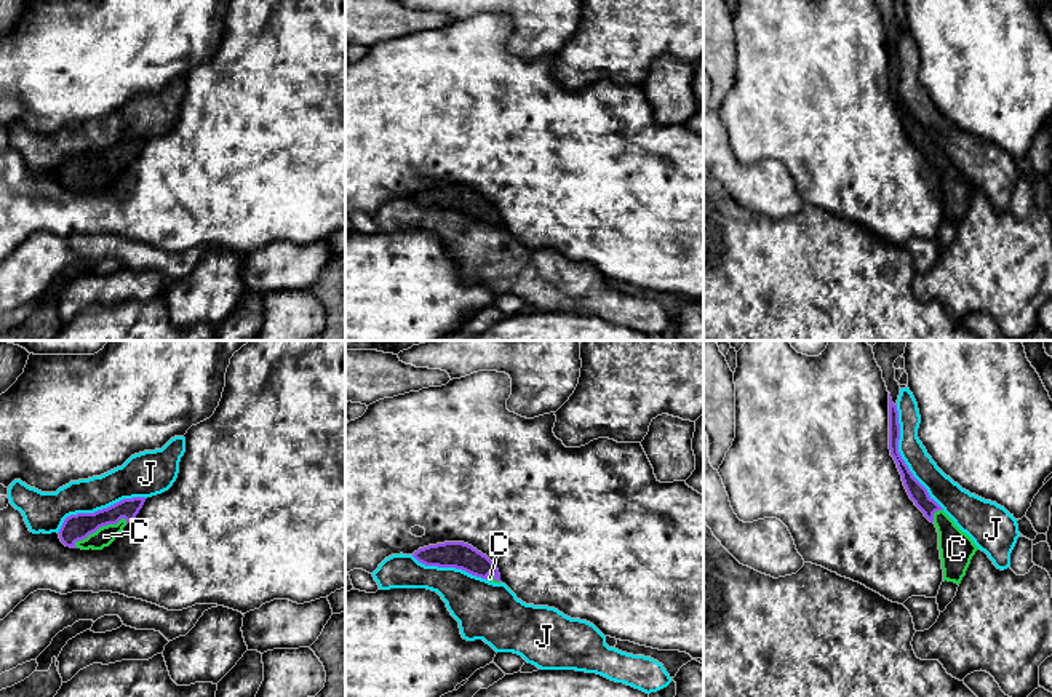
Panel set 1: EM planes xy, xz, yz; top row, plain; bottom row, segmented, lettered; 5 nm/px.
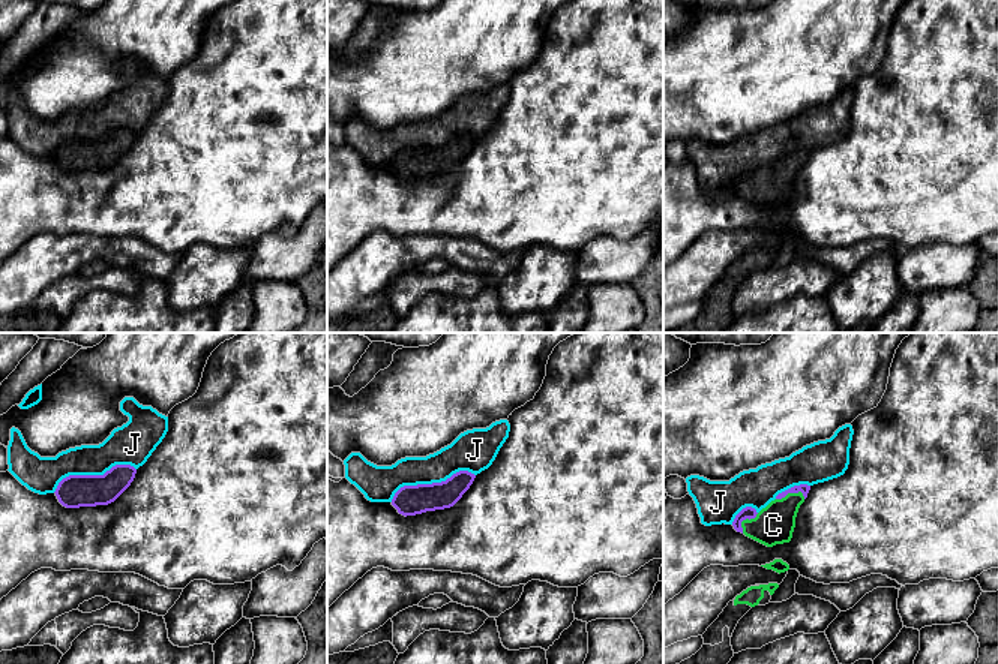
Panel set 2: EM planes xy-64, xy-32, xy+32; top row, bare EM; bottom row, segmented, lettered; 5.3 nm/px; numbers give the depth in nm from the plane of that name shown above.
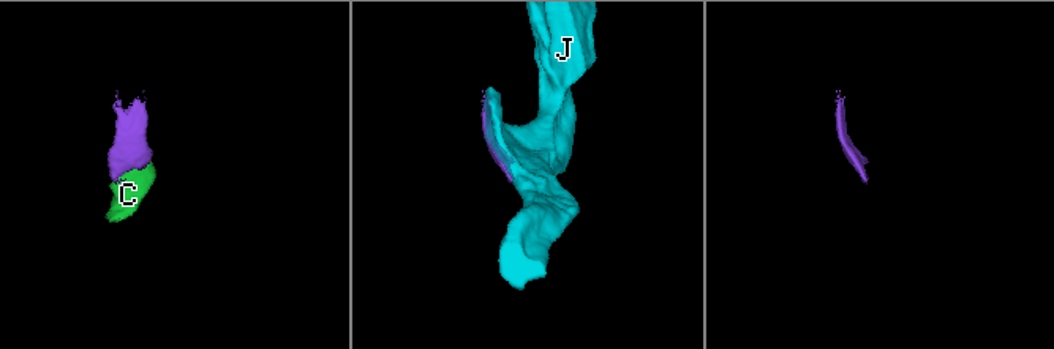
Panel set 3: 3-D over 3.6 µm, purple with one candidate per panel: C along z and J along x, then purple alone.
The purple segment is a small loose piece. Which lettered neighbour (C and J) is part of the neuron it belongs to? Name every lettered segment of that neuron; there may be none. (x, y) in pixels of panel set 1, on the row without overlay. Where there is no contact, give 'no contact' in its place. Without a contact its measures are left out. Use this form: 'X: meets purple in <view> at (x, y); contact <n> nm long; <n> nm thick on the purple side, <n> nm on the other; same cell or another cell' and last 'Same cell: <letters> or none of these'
C: meets purple in xy at (99, 168); contact 300 nm long; 130 nm thick on the purple side, 100 nm on the other; same cell
J: meets purple in yz at (900, 99); contact 600 nm long; 90 nm thick on the purple side, 130 nm on the other; another cell
Same cell: C

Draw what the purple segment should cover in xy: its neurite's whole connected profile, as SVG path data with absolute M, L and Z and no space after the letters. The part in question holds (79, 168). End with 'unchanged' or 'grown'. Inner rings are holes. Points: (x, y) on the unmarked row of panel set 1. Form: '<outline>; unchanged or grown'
M145 139L123 141L94 155L77 155L64 161L59 181L66 189L102 192L142 150Z; grown

